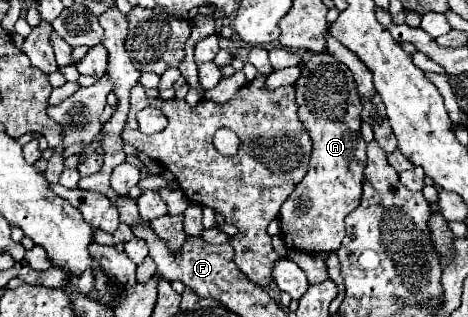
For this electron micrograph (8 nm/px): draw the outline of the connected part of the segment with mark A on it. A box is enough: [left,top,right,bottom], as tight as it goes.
[280,51,366,253]

